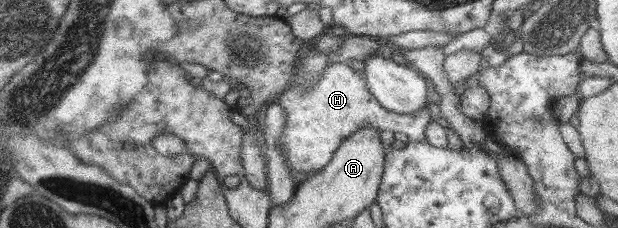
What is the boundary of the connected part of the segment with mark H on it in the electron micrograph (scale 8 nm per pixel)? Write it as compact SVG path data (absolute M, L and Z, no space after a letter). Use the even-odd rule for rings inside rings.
M349 62L326 65L322 76L310 88L288 87L276 100L286 113L279 140L285 159L290 163L288 166L296 172L309 174L328 165L340 144L358 129L376 127L381 132L390 130L394 134L406 134L409 141L424 142L424 131L432 119L427 105L410 114L384 109L368 91L366 80L350 67Z

